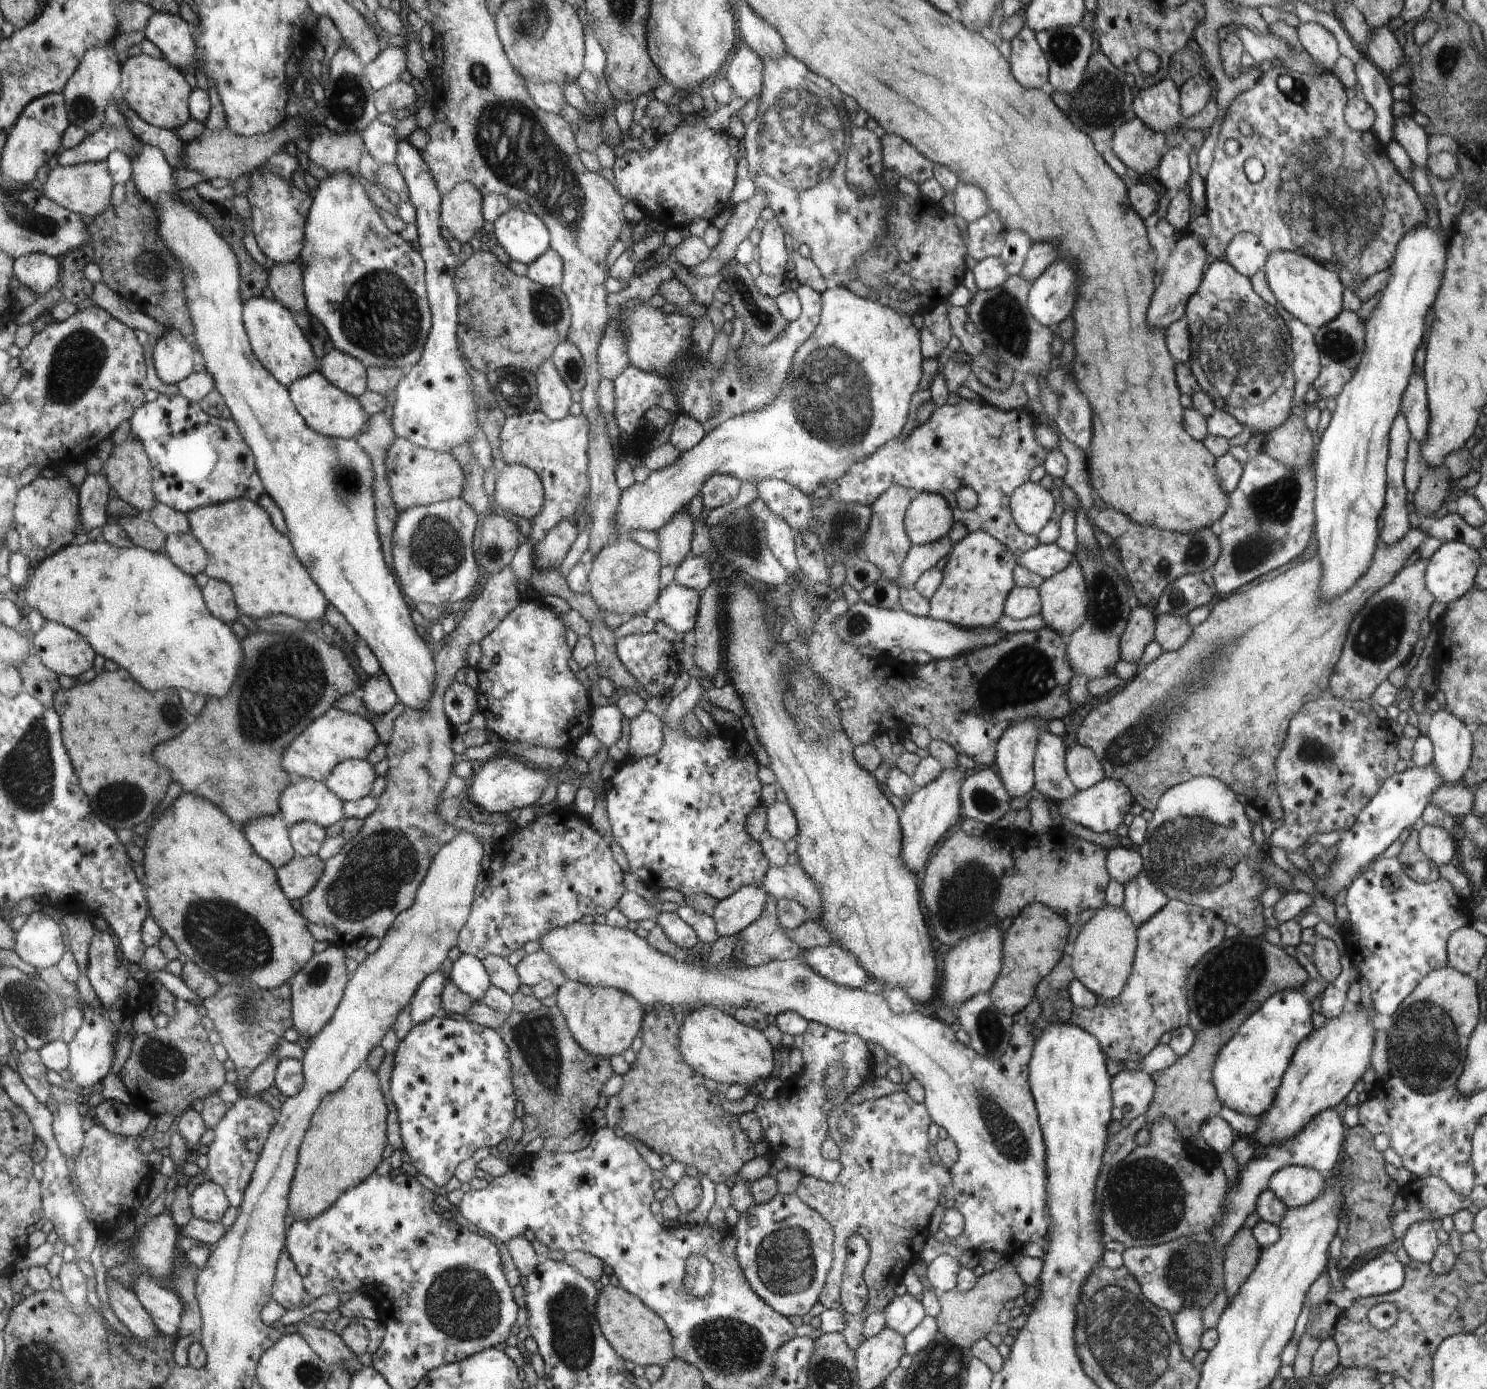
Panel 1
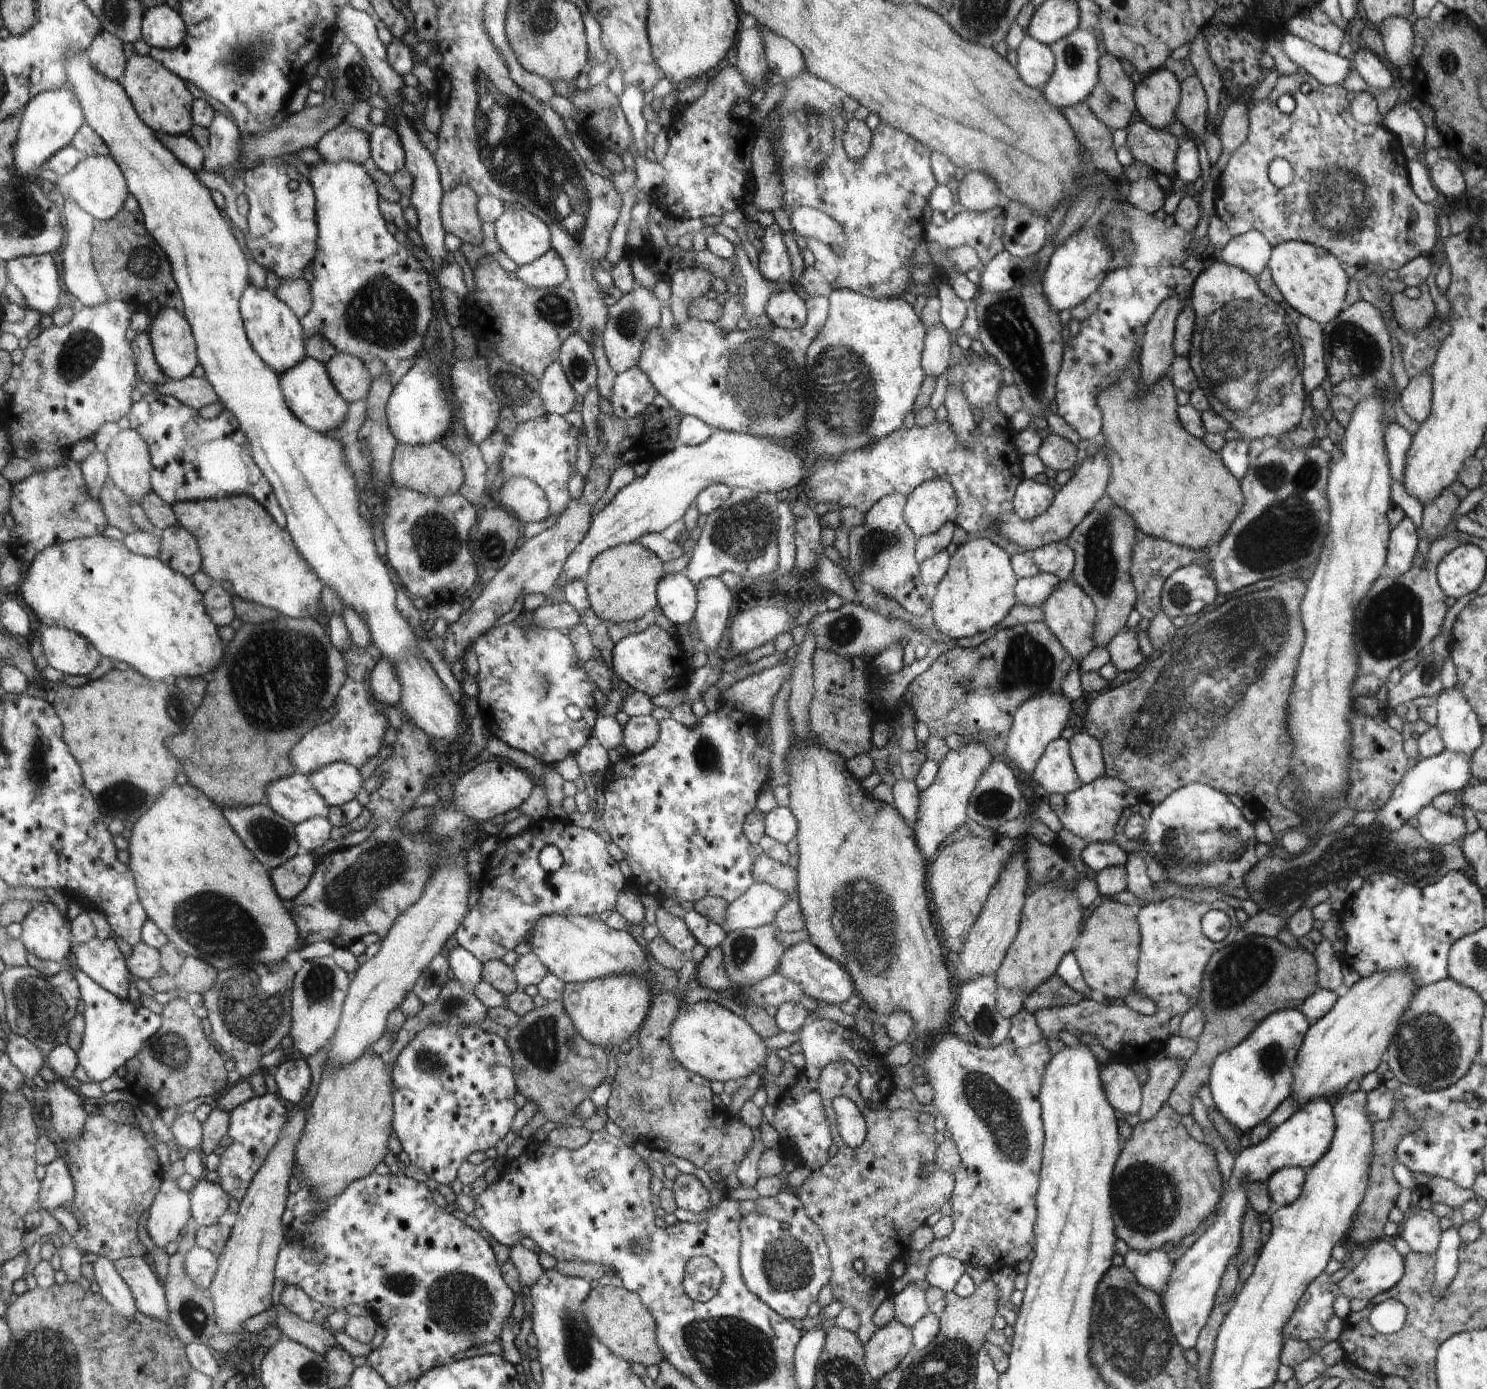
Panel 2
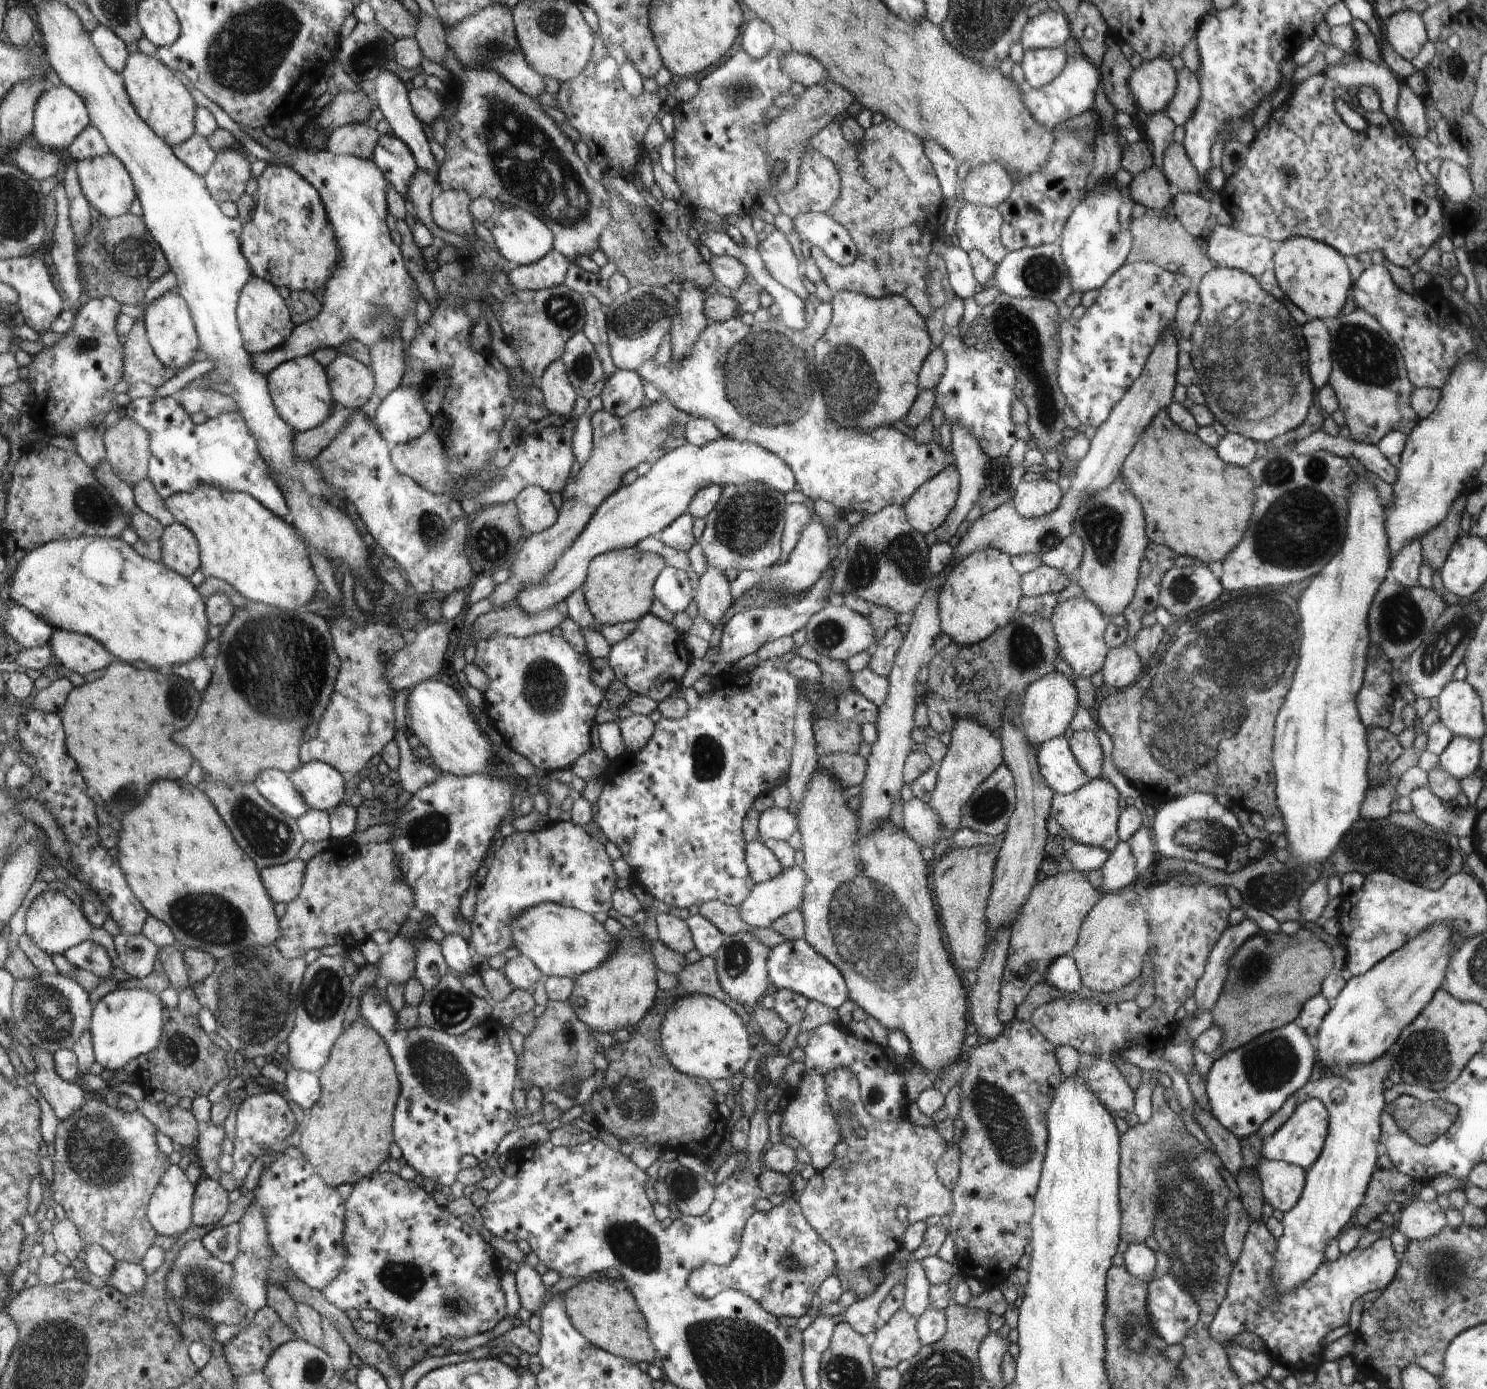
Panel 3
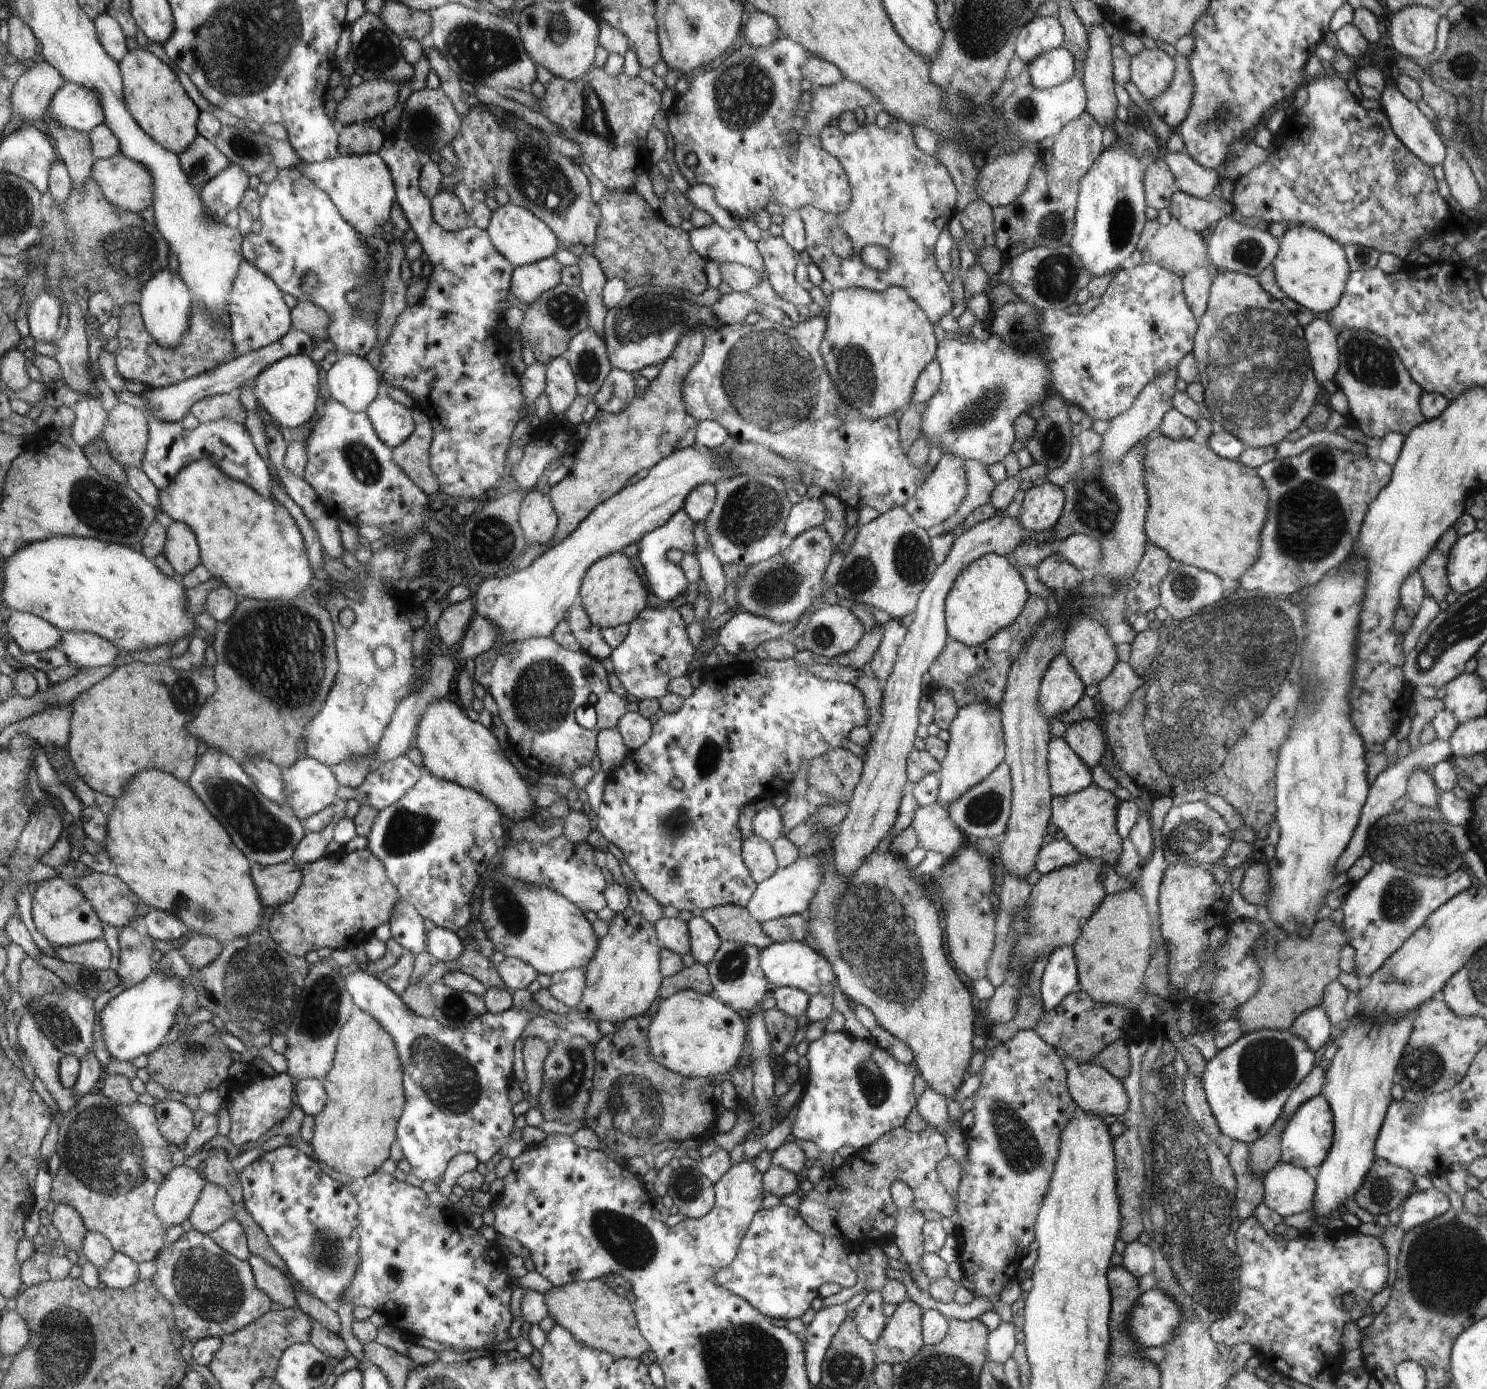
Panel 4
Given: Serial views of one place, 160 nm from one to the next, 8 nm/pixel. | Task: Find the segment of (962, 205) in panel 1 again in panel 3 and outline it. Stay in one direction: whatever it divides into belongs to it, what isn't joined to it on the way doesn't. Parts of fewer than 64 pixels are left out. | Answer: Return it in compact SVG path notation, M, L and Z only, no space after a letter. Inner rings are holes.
M998 163L972 167L960 184L962 196L968 203L998 207L1013 192L1016 181Z

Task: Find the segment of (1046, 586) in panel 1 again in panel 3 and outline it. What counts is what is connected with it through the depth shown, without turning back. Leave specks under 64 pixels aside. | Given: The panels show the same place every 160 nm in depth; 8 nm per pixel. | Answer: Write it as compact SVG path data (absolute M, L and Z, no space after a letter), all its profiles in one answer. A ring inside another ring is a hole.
M1080 597L1058 602L1050 620L1054 623L1054 632L1057 632L1059 655L1076 676L1091 677L1104 670L1110 650L1105 641L1105 630L1109 621L1093 601Z

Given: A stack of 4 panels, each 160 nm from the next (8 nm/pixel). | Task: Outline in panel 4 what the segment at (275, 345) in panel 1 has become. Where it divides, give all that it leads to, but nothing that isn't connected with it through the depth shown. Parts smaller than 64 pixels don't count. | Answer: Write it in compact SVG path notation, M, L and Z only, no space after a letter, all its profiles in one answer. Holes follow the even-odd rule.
M243 260L240 276L229 296L229 314L239 356L247 355L254 349L268 347L290 331L290 310L284 304L284 296L278 290L277 283L257 265L246 260Z

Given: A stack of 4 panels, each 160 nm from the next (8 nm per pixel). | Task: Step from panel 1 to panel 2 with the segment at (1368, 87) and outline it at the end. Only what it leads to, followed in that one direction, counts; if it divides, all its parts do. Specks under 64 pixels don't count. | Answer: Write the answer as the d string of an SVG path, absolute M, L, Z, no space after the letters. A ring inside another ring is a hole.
M1359 50L1354 54L1353 61L1360 77L1368 84L1368 87L1378 90L1390 90L1392 88L1394 78L1376 54L1370 50Z

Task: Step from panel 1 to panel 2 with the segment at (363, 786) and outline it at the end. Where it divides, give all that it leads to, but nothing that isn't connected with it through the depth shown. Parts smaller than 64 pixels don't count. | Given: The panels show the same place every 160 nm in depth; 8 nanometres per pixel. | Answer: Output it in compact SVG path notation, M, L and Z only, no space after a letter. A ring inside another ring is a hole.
M336 761L332 764L326 764L324 768L308 778L313 782L318 793L333 808L350 803L356 798L364 776L356 765Z

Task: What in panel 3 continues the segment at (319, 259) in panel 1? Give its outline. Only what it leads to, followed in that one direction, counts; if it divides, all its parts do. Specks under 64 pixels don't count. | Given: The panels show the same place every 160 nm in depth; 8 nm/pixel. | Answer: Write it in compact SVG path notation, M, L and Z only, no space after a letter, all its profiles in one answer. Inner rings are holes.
M200 89L192 90L197 104L211 110L219 125L236 134L252 160L265 160L272 165L286 165L293 168L306 181L314 185L321 195L330 224L336 233L341 259L337 271L329 283L325 284L320 312L308 322L296 325L284 346L274 351L254 353L252 366L255 373L267 376L286 361L297 359L324 347L338 350L342 344L357 340L368 348L376 346L382 339L400 335L402 320L414 308L412 302L412 277L404 268L400 248L392 242L386 226L386 190L389 182L370 159L354 155L337 155L328 150L311 153L301 148L294 154L276 155L251 139L219 104L216 104Z

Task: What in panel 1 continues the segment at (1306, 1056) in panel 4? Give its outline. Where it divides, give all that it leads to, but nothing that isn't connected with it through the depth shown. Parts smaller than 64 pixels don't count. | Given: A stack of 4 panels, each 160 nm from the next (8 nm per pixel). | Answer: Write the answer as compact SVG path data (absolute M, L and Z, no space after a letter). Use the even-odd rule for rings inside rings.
M1286 989L1268 997L1222 1047L1212 1071L1213 1085L1224 1107L1261 1117L1274 1104L1295 1048L1312 1032L1312 1007L1302 990Z

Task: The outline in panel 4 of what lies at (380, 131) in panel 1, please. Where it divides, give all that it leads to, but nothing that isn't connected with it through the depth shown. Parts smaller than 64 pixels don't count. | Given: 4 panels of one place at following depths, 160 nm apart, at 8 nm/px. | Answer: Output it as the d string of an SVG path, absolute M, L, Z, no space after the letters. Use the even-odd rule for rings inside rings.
M398 138L392 141L386 141L384 147L378 152L382 157L382 160L389 167L389 171L393 175L394 184L397 186L398 204L402 207L407 221L410 223L412 230L416 233L417 241L420 243L423 252L426 253L427 260L432 265L433 275L431 277L432 283L429 284L424 292L423 297L415 303L413 306L407 306L400 316L397 316L396 322L392 327L391 333L388 335L386 342L381 346L379 350L379 363L377 371L380 373L380 377L383 383L383 388L395 386L408 392L412 396L415 406L424 411L427 416L432 420L433 425L433 442L431 452L431 464L434 474L437 476L437 480L440 484L440 490L448 496L458 496L461 500L468 499L480 499L484 492L488 492L490 488L494 488L504 472L504 458L506 458L506 452L508 452L508 446L510 446L510 436L512 436L512 430L516 426L516 422L520 420L520 414L527 408L527 402L525 401L524 395L520 392L520 382L512 370L510 364L502 364L502 370L500 370L500 360L498 356L490 356L486 354L486 340L488 340L488 334L496 328L496 324L500 322L500 314L504 314L502 309L502 302L508 298L508 294L511 293L510 278L512 276L512 263L509 259L501 252L498 252L488 233L485 230L479 229L478 227L471 226L470 228L462 229L461 231L450 232L449 230L443 229L441 225L433 219L432 211L432 200L421 191L421 167L423 160L420 158L418 150L413 147L406 139Z

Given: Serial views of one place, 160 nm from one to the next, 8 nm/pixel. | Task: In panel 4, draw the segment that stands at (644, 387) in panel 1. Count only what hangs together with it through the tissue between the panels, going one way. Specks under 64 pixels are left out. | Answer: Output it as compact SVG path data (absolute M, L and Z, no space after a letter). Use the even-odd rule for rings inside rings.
M614 368L592 401L596 403L598 409L607 413L625 411L636 394L634 384L636 382L630 372Z

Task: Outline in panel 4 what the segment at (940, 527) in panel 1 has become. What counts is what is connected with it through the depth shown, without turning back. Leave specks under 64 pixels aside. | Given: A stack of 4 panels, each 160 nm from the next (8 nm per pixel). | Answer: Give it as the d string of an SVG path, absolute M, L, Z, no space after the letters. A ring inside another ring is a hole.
M942 453L936 467L932 469L932 474L921 484L917 494L903 507L917 521L918 525L928 530L934 525L944 522L949 516L952 516L958 510L966 493L967 478L962 458Z

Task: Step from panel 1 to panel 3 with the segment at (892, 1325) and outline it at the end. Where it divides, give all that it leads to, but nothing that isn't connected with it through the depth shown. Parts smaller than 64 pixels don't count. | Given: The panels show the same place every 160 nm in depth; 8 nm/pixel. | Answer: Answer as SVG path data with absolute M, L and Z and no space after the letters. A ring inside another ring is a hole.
M912 1260L903 1265L906 1269L903 1307L910 1314L919 1317L929 1307L929 1290L932 1284L922 1268L921 1261Z

